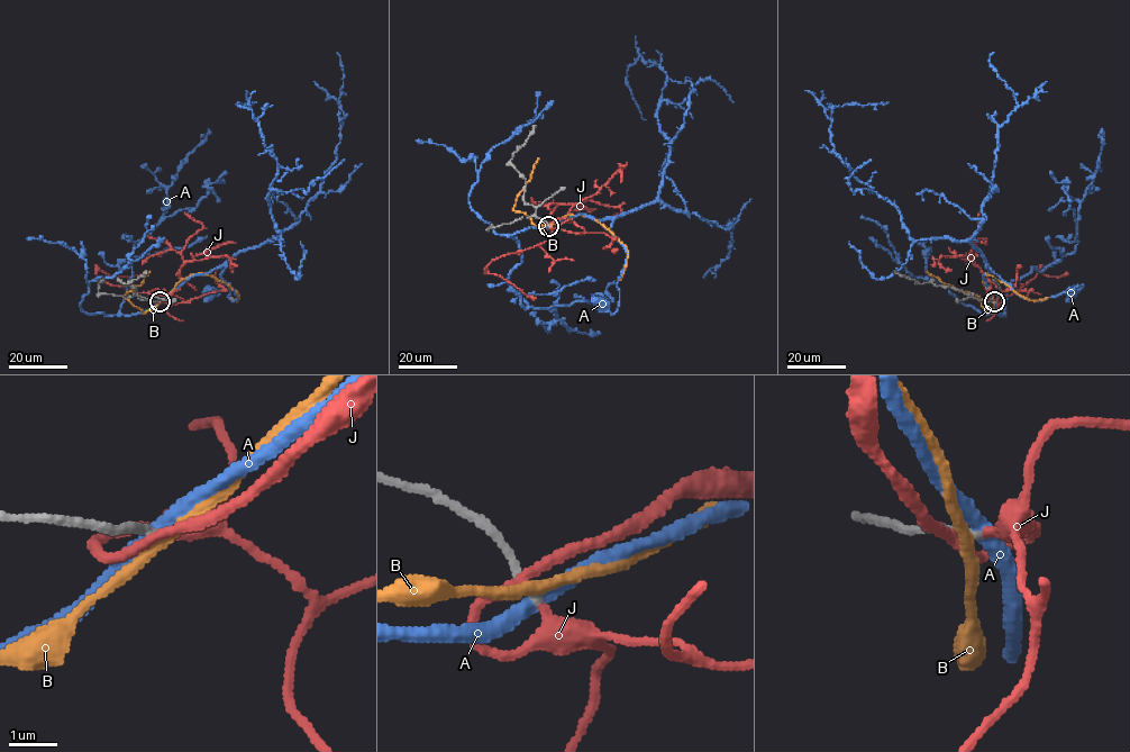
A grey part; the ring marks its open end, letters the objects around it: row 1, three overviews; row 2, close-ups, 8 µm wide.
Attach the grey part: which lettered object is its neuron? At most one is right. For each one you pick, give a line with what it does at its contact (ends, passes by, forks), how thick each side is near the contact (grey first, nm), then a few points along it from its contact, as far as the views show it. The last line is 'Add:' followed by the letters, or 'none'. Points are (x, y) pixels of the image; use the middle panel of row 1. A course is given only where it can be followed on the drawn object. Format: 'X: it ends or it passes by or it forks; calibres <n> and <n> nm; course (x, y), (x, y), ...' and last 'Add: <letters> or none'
J: it passes by; calibres 190 and 200 nm; course (548, 225), (546, 228), (553, 229), (546, 241), (495, 257), (484, 269), (535, 299)
Add: J

